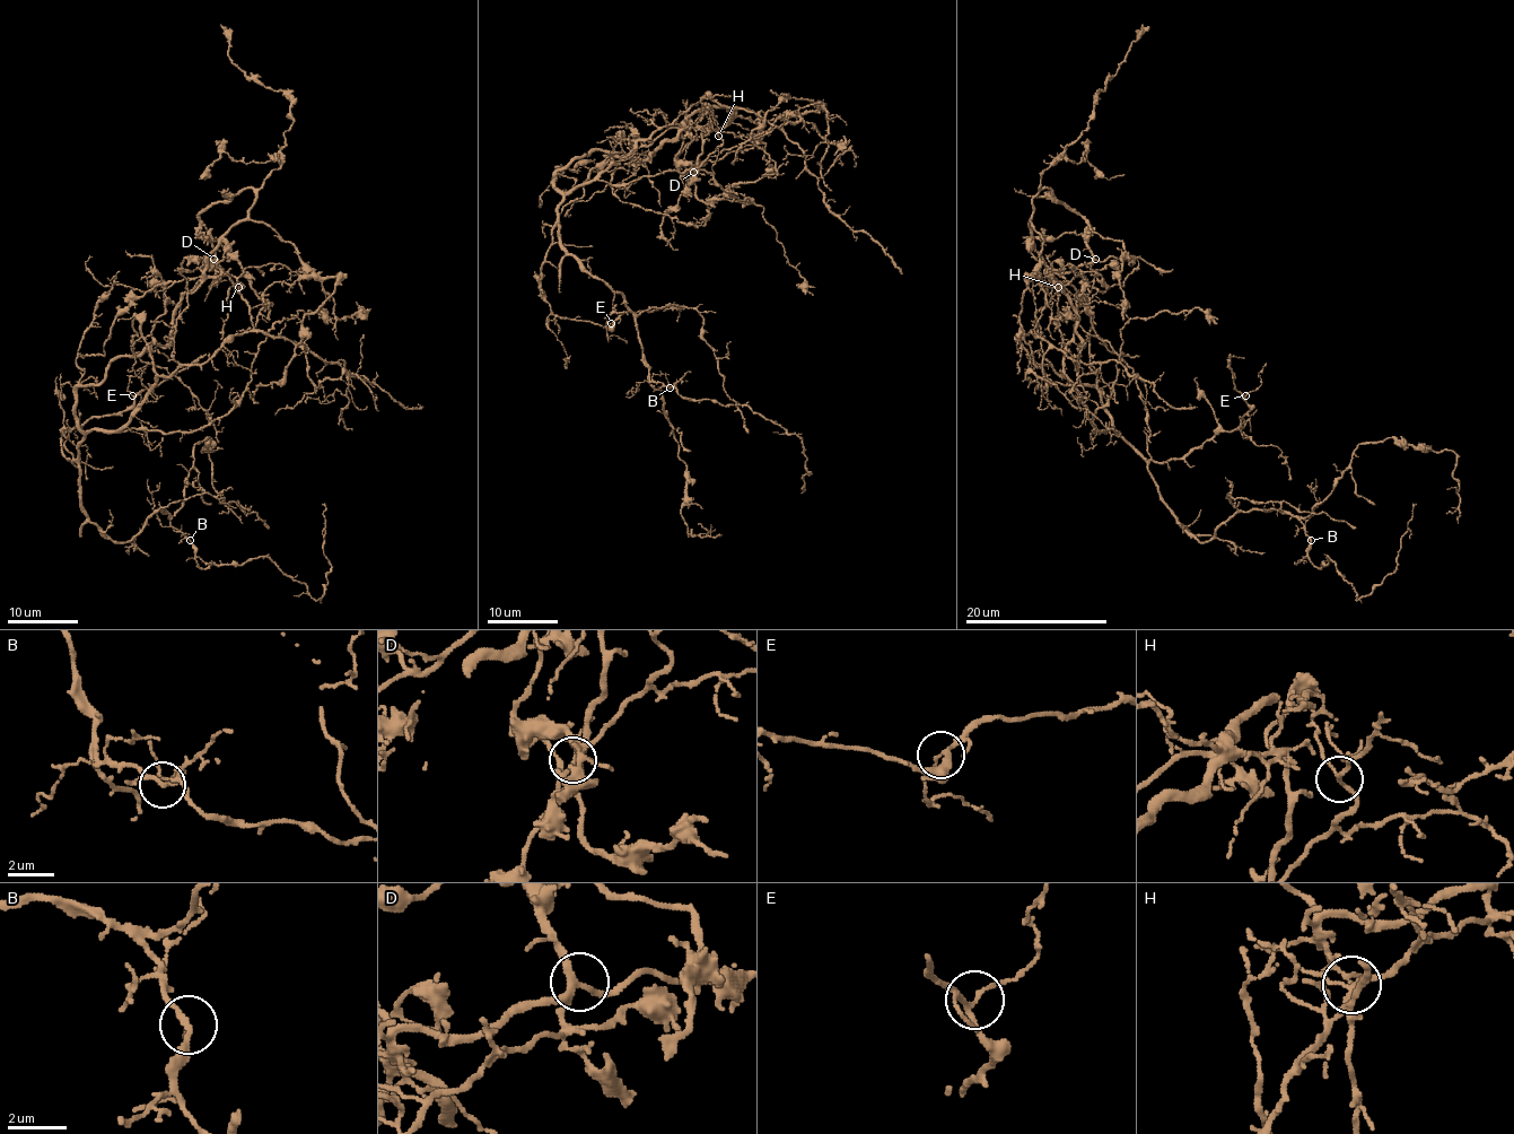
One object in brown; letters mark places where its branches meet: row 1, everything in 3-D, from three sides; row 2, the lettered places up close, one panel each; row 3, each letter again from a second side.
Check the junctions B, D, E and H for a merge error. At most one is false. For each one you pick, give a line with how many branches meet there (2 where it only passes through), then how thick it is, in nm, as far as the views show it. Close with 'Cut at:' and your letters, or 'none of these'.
B: 3 | 150 nm
Cut at: B

